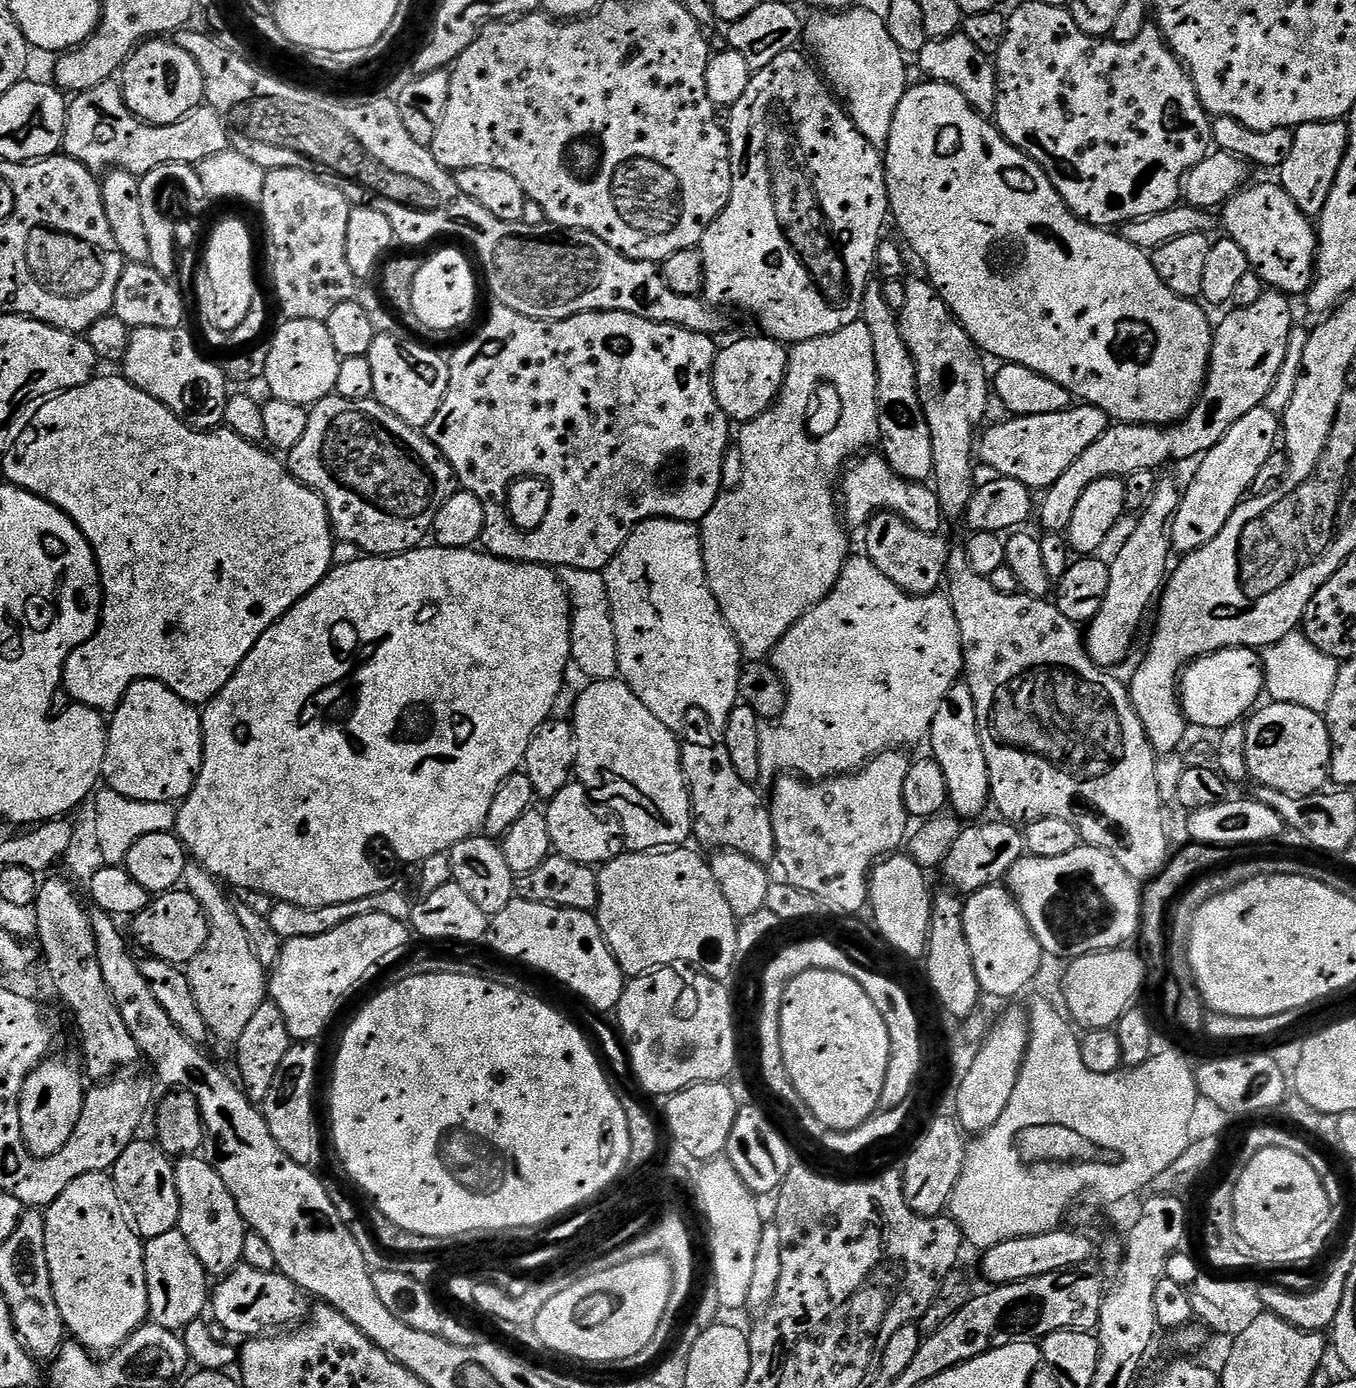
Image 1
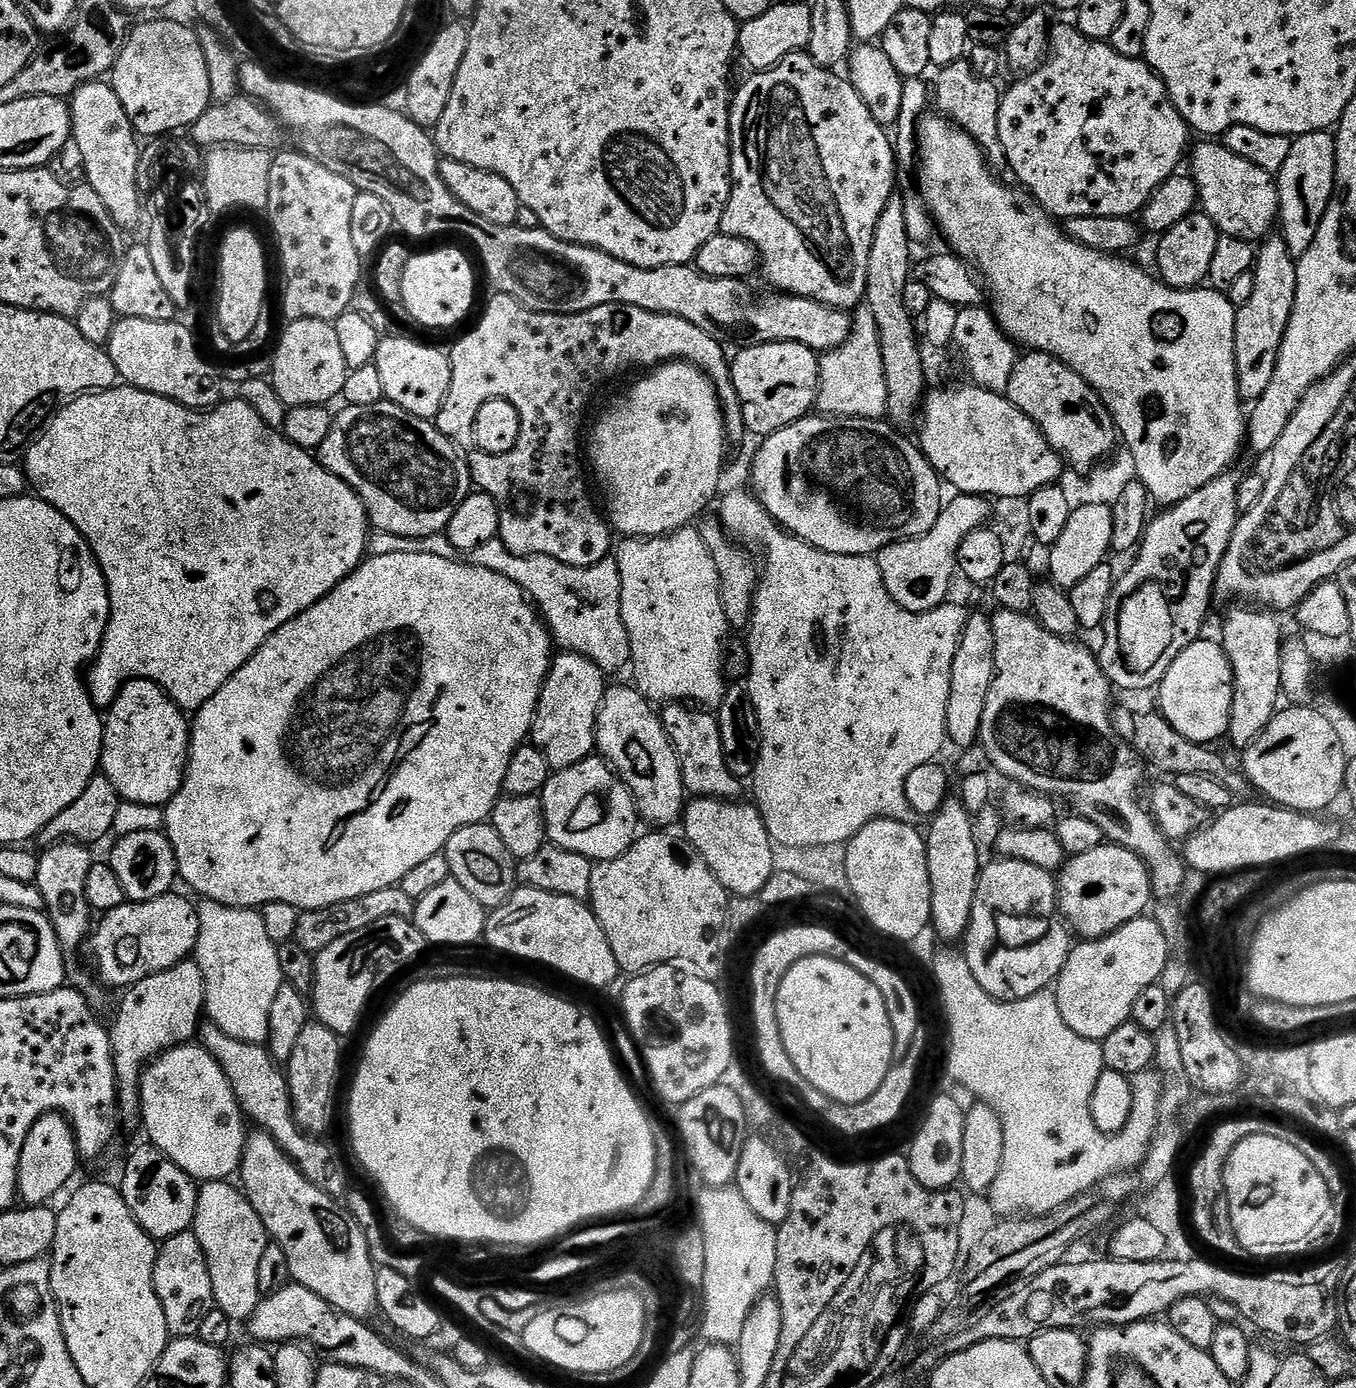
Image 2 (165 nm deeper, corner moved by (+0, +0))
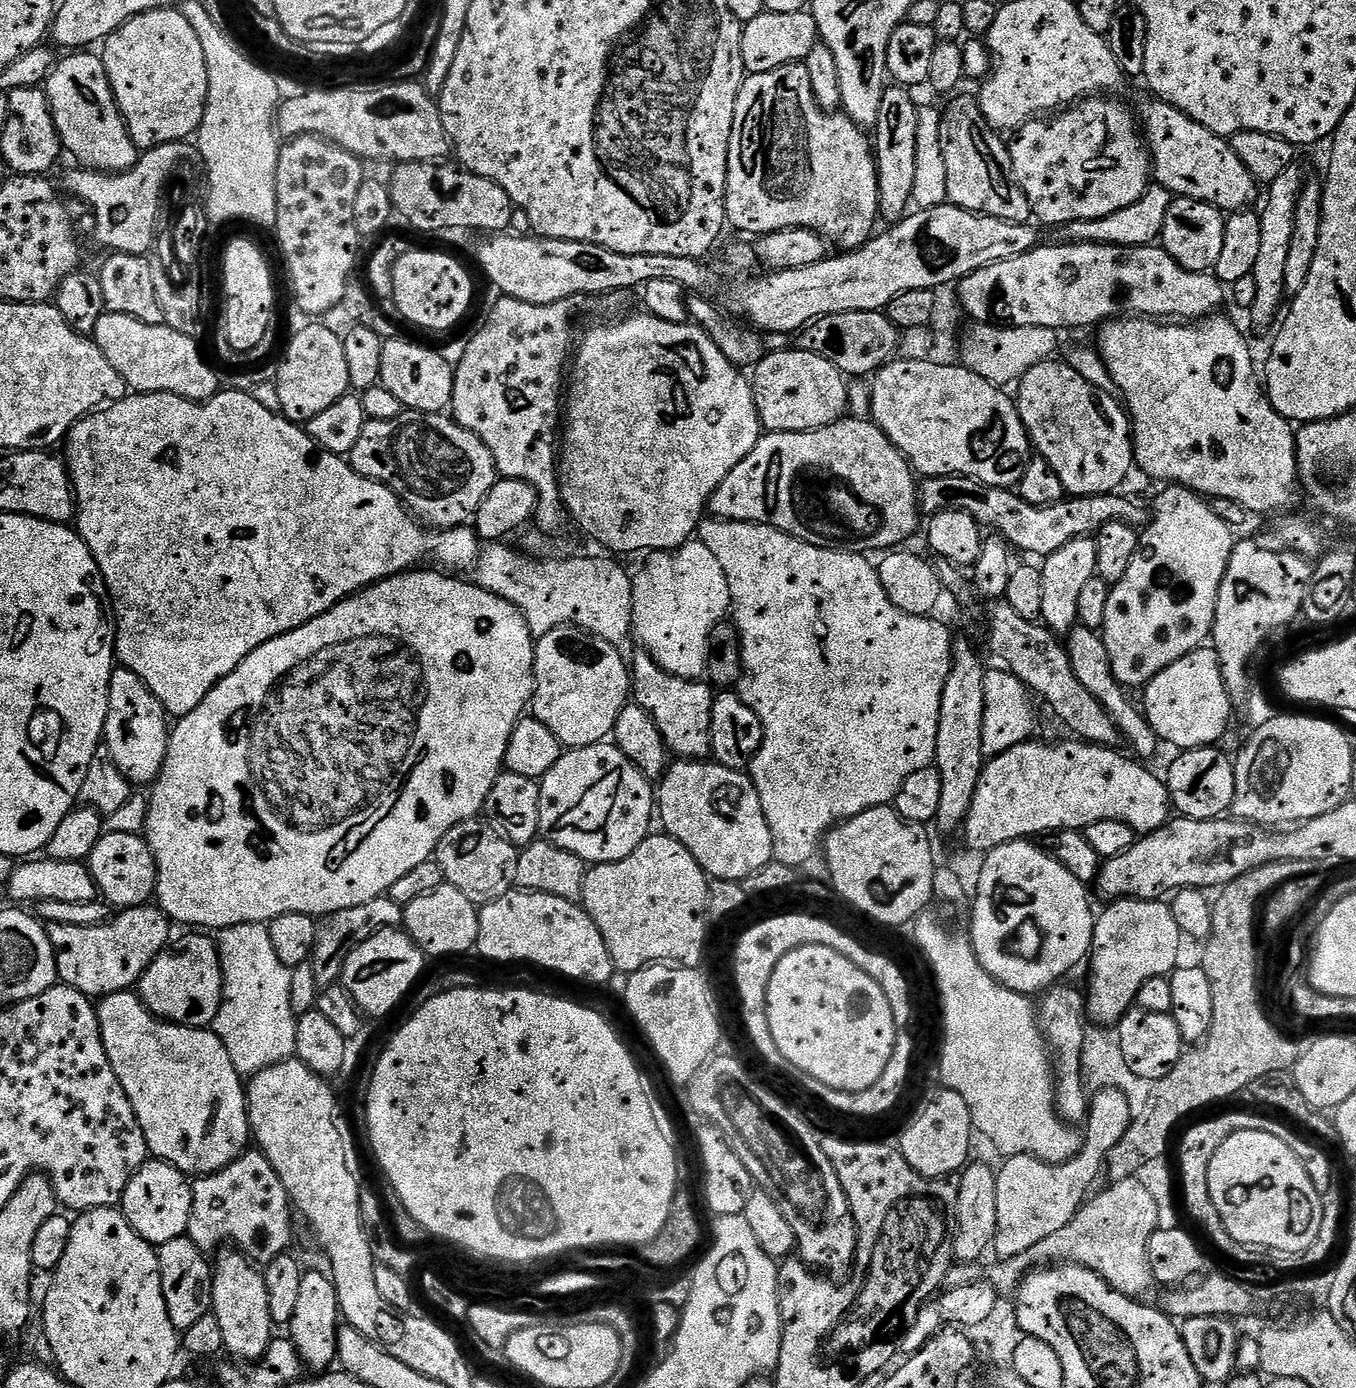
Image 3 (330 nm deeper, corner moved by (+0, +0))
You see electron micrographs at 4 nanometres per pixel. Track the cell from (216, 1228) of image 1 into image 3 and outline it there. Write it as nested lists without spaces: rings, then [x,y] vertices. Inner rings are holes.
[[[231,1246],[217,1251],[214,1256],[211,1313],[217,1316],[222,1328],[223,1351],[240,1362],[259,1361],[274,1338],[266,1282],[263,1271],[243,1252]]]

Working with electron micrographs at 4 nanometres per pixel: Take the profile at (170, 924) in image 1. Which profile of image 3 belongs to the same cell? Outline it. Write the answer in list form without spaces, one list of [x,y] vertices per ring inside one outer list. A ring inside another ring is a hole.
[[[141,906],[125,908],[115,915],[94,926],[70,926],[69,924],[48,924],[46,933],[53,951],[56,952],[56,974],[61,985],[68,985],[89,998],[103,998],[115,992],[127,992],[139,985],[142,974],[158,958],[163,948],[170,943],[168,936],[170,921],[159,907]]]

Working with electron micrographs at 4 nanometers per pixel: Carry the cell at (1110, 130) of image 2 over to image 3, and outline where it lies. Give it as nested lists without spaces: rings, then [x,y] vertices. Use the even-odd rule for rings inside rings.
[[[1108,94],[1085,98],[1063,110],[1057,111],[1051,119],[1037,118],[1031,120],[1029,124],[1023,124],[1015,135],[1011,137],[1010,143],[1008,144],[1008,153],[1012,159],[1012,169],[1016,175],[1016,180],[1022,186],[1022,190],[1030,202],[1033,217],[1035,217],[1037,221],[1040,219],[1044,224],[1061,224],[1061,226],[1067,226],[1076,220],[1097,220],[1098,218],[1106,218],[1110,214],[1114,214],[1114,210],[1126,210],[1126,206],[1138,202],[1138,198],[1142,198],[1144,191],[1149,188],[1150,153],[1146,147],[1145,137],[1142,135],[1141,125],[1138,123],[1137,113],[1135,116],[1122,101],[1112,99],[1116,98]]]

